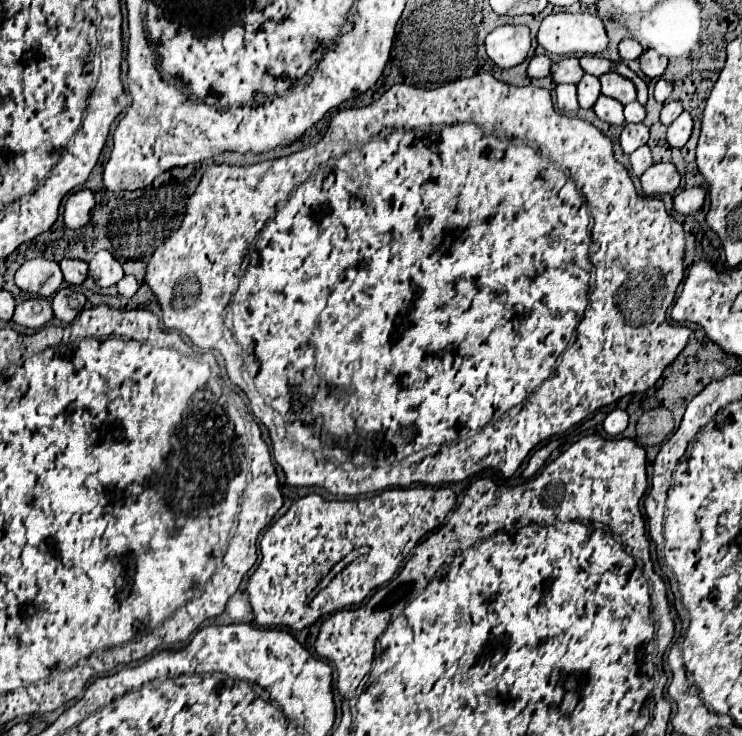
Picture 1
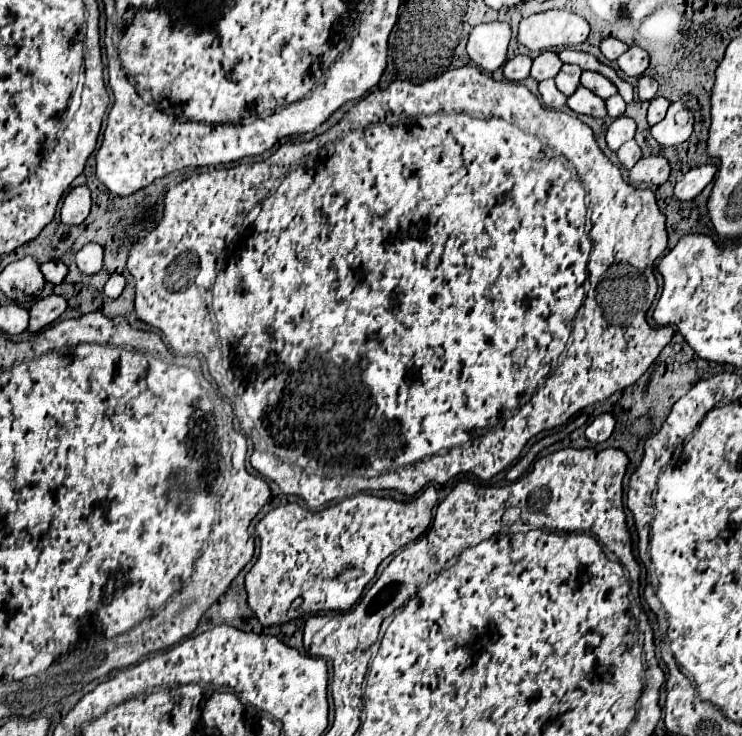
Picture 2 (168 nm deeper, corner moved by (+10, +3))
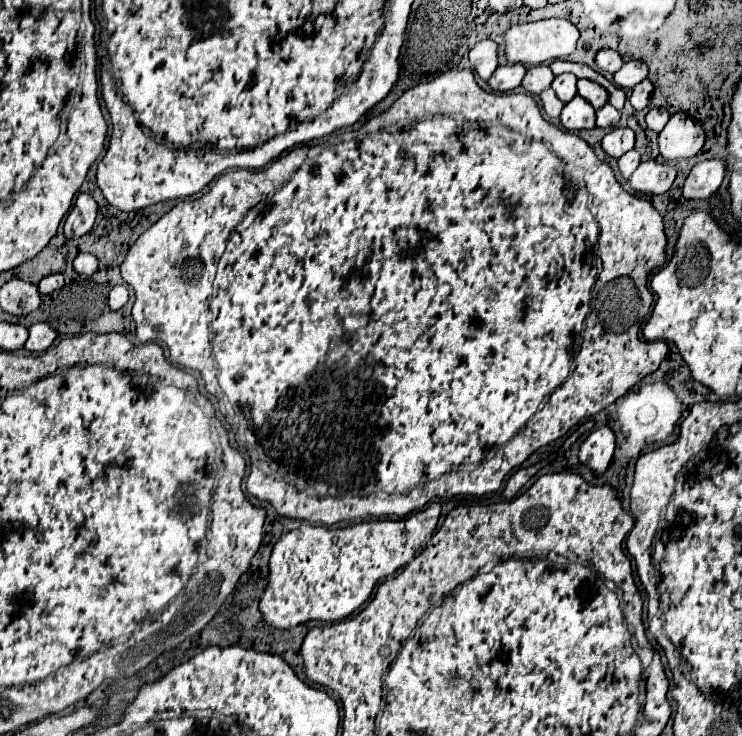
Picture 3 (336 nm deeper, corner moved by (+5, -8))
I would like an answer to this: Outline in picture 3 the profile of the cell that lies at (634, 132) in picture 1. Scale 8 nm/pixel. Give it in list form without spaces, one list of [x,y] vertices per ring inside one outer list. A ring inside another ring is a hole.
[[[613,128],[601,140],[601,148],[613,158],[621,158],[627,150],[633,148],[633,144],[635,144],[635,134],[631,128]]]

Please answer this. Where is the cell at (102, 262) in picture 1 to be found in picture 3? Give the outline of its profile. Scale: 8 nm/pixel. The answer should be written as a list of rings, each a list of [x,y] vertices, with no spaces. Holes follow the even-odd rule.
[[[79,254],[75,260],[73,260],[73,268],[77,274],[85,274],[85,276],[91,276],[97,272],[97,258],[93,254]]]

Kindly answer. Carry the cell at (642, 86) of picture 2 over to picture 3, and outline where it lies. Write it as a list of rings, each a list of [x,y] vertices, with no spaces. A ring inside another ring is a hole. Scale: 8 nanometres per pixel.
[[[641,80],[637,86],[633,86],[633,92],[629,96],[629,102],[635,110],[643,110],[647,108],[649,104],[649,98],[651,98],[651,92],[653,92],[653,84],[649,80]]]

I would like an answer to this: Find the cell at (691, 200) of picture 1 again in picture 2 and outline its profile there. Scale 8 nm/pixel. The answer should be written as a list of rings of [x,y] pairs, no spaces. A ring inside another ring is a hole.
[[[700,165],[700,167],[690,169],[682,177],[682,181],[676,183],[674,197],[678,201],[692,201],[712,181],[714,173],[716,173],[716,165]]]

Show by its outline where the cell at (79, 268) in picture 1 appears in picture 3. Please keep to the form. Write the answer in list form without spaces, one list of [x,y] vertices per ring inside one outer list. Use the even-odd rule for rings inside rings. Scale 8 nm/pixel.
[[[49,274],[49,276],[45,276],[45,278],[37,284],[37,288],[39,288],[41,294],[51,294],[53,290],[57,290],[57,288],[61,288],[61,286],[63,286],[63,274]]]

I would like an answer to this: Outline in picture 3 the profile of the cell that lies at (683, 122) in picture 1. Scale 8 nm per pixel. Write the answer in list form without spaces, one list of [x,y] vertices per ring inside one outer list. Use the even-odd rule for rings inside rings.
[[[677,112],[669,118],[665,128],[659,132],[659,152],[665,160],[679,160],[695,156],[705,144],[705,132],[685,112]]]

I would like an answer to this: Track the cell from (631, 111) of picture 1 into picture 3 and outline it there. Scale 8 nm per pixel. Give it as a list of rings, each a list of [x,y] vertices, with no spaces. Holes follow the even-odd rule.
[[[609,104],[601,106],[599,110],[595,110],[595,114],[597,114],[597,128],[615,126],[617,120],[619,120],[619,110],[615,110],[615,108],[609,106]]]

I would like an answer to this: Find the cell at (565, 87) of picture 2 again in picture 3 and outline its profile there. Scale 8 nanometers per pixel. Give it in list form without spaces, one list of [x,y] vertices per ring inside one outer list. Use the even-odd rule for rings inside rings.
[[[559,74],[559,76],[555,76],[551,88],[555,90],[555,94],[557,94],[557,98],[561,102],[567,102],[577,94],[577,86],[575,84],[577,84],[577,78],[573,74]]]

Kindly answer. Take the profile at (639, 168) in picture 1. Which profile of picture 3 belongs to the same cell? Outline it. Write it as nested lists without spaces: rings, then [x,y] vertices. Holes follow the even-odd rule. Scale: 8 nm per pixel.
[[[629,150],[629,152],[625,152],[625,154],[617,160],[621,176],[627,180],[627,178],[633,174],[633,170],[639,166],[639,162],[641,162],[641,156],[639,156],[637,150]]]

